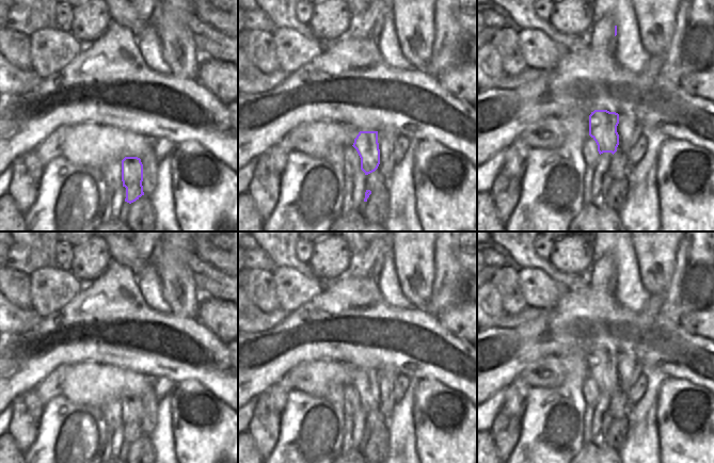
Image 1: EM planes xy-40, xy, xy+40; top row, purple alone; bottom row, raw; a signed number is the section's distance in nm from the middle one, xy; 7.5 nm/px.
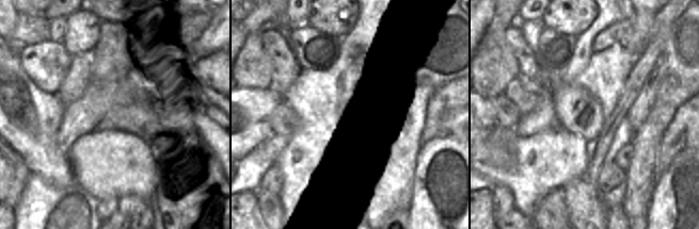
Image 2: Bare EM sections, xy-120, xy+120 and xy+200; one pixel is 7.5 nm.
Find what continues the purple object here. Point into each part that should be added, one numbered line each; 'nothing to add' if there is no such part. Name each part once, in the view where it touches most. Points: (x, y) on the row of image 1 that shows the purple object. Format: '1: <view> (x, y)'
1: xy+40 (601, 33)

